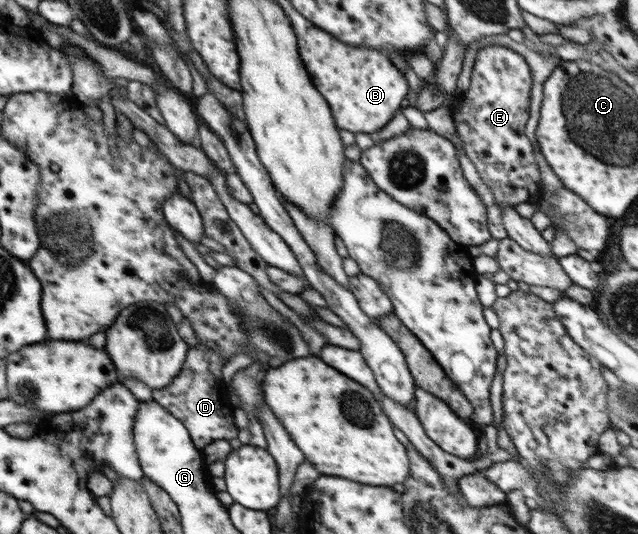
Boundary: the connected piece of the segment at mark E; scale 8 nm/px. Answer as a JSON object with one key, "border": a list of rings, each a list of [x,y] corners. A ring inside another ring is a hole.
{"border":[[[498,44],[486,45],[476,54],[471,86],[459,101],[461,107],[452,109],[465,154],[474,163],[483,182],[491,188],[496,204],[502,206],[535,203],[543,196],[535,152],[524,134],[530,117],[530,73],[526,60],[516,51]]]}

